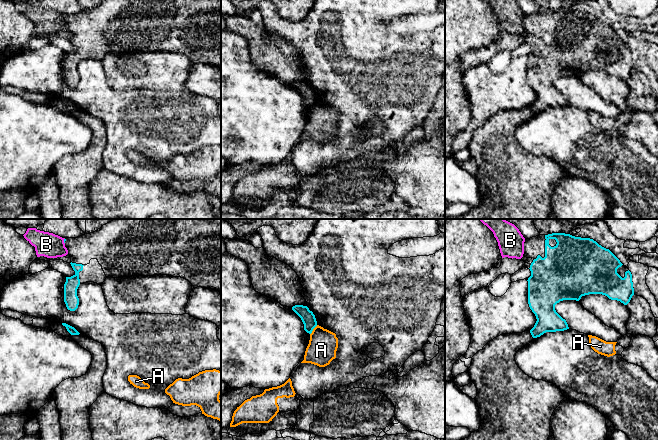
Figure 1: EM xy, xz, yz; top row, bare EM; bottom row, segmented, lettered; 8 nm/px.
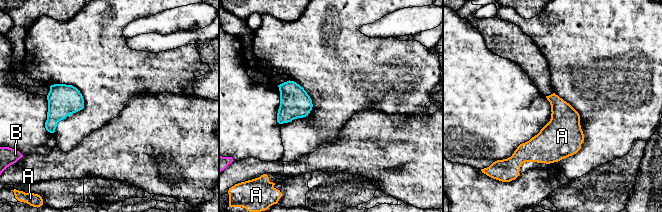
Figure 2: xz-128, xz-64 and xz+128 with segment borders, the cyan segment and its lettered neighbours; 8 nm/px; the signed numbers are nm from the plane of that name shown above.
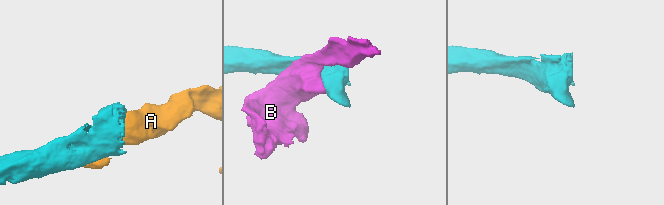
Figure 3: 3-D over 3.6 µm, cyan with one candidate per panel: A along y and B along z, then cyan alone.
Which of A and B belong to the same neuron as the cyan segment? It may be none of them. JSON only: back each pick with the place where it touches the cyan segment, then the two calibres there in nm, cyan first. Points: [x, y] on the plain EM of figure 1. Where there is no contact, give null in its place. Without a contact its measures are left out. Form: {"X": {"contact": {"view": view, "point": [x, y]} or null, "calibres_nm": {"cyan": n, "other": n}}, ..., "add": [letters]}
{"add": []}

